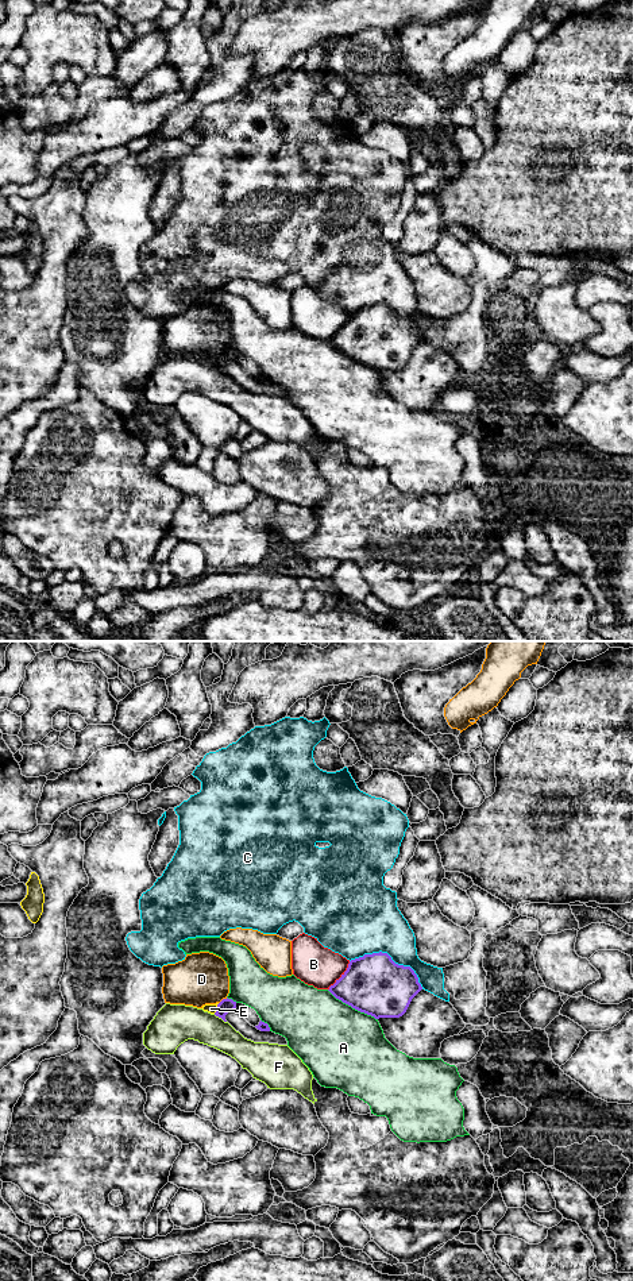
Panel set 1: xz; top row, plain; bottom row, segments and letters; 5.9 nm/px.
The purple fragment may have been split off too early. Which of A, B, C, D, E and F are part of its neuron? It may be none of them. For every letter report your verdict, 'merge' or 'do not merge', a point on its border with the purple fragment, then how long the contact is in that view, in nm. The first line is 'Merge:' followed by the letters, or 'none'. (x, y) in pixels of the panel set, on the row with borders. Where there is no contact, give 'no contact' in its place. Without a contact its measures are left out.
Merge: none
A: do not merge; contact xz (352, 1007); length 360 nm
B: do not merge; contact xz (342, 976); length 220 nm
C: do not merge; contact xz (390, 957); length 480 nm
D: do not merge; contact xz (223, 999); length 70 nm
E: do not merge; contact xz (216, 1009); length 70 nm
F: do not merge; contact xz (220, 1017); length 90 nm

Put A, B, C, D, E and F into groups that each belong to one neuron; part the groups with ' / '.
A / B / C / D / E / F

